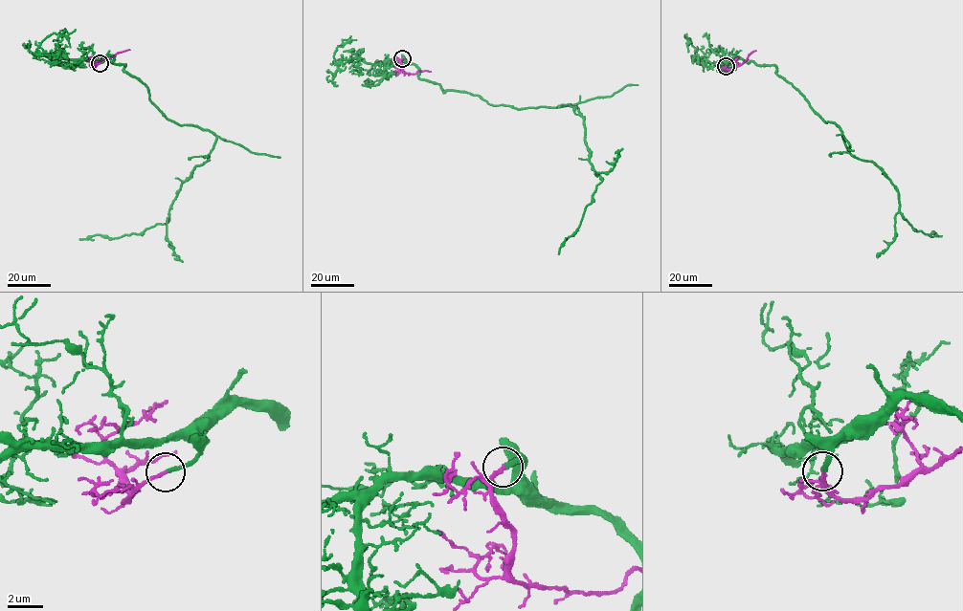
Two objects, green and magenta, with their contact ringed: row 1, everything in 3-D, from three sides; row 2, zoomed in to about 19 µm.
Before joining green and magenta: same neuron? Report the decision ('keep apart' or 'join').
join

